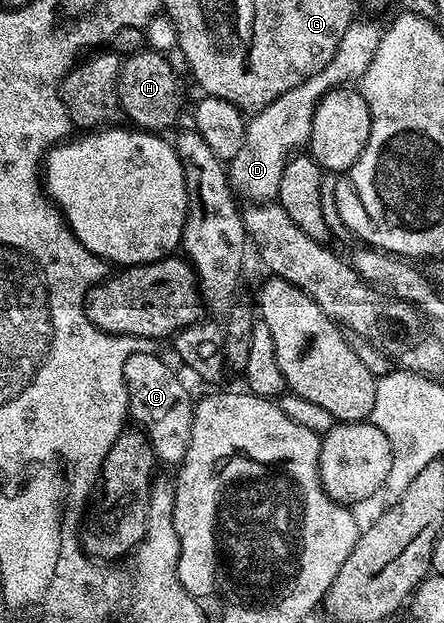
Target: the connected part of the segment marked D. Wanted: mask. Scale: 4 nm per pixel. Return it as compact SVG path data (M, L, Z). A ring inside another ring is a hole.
M351 22L325 69L313 73L313 77L301 85L289 89L289 93L281 93L281 97L274 99L267 107L258 108L247 119L245 141L241 149L237 149L237 157L229 161L229 183L238 194L240 191L247 201L271 201L278 196L281 173L288 159L300 148L297 146L310 140L311 118L316 104L331 88L350 84L350 79L362 80L365 69L369 69L369 61L373 61L377 53L380 34L381 27L375 23Z

